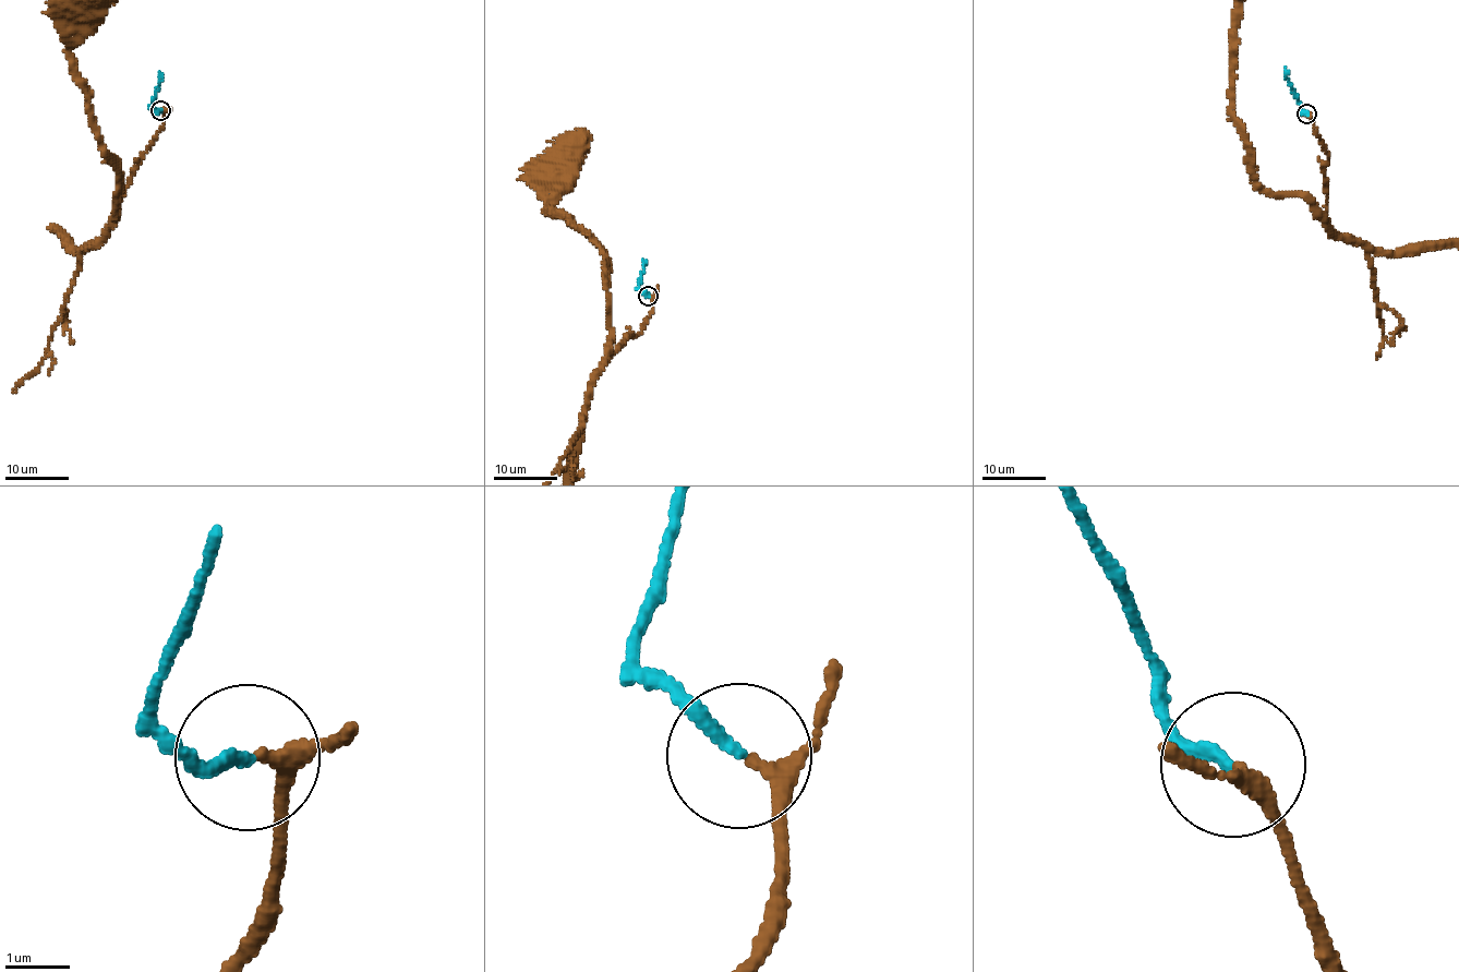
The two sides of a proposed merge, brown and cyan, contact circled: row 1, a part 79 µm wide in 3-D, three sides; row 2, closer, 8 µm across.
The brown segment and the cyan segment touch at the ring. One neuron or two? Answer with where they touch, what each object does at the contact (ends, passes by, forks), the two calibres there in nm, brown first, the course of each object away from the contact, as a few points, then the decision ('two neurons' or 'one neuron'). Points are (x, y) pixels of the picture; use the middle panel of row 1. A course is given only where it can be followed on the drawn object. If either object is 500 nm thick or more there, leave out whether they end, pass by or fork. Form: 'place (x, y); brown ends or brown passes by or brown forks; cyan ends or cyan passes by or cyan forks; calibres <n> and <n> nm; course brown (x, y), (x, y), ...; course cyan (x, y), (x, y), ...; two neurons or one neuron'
place (648, 296); brown passes by; cyan ends; calibres 240 and 200 nm; course brown (649, 296), (652, 310), (640, 333), (607, 357), (604, 252), (565, 213), (547, 207), (546, 178), (563, 162); course cyan (648, 296), (638, 286), (643, 266), (641, 260); one neuron

